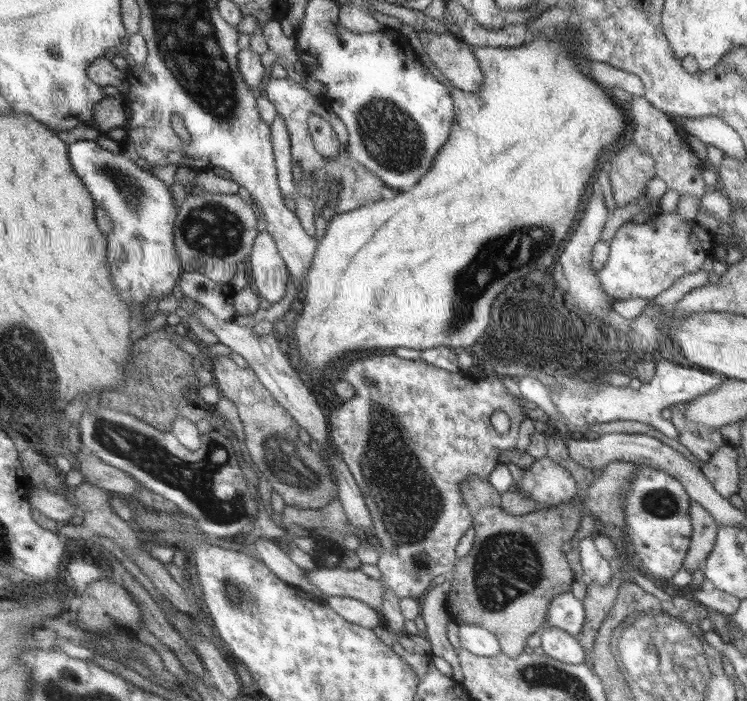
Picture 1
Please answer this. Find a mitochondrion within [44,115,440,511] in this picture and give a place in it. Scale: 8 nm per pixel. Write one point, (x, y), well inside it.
(213, 230)

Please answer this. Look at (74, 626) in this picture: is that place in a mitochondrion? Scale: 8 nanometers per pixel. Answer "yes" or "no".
no

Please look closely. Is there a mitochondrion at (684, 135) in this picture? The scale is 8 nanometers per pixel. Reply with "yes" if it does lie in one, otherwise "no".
no

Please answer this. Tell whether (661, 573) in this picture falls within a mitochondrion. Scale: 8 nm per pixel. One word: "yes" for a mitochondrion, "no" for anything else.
no

